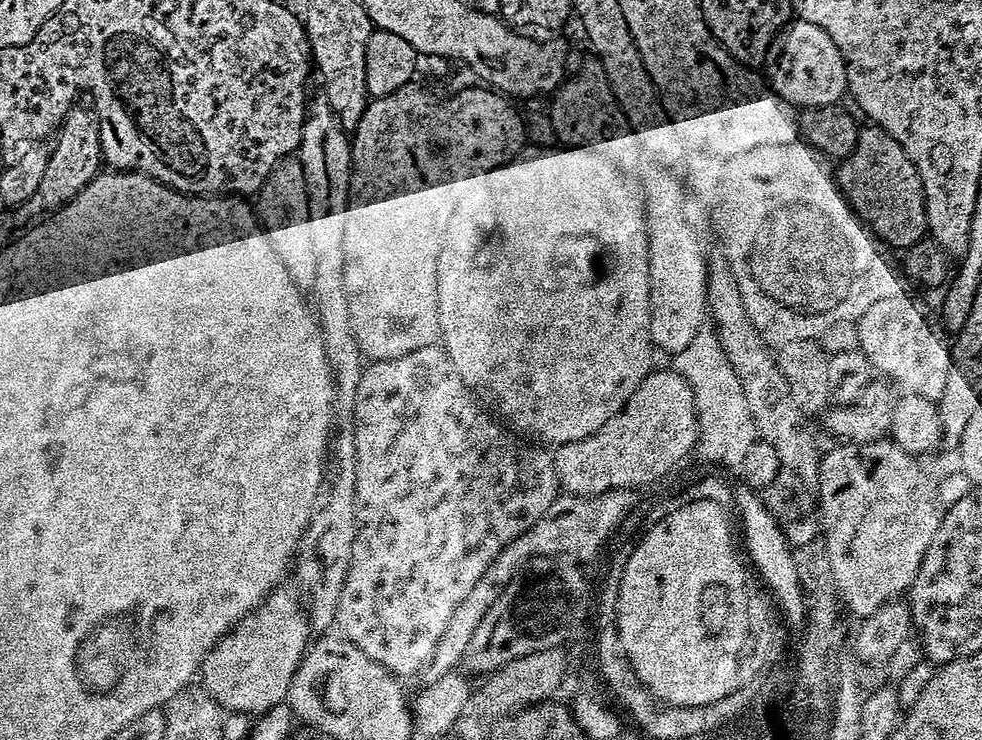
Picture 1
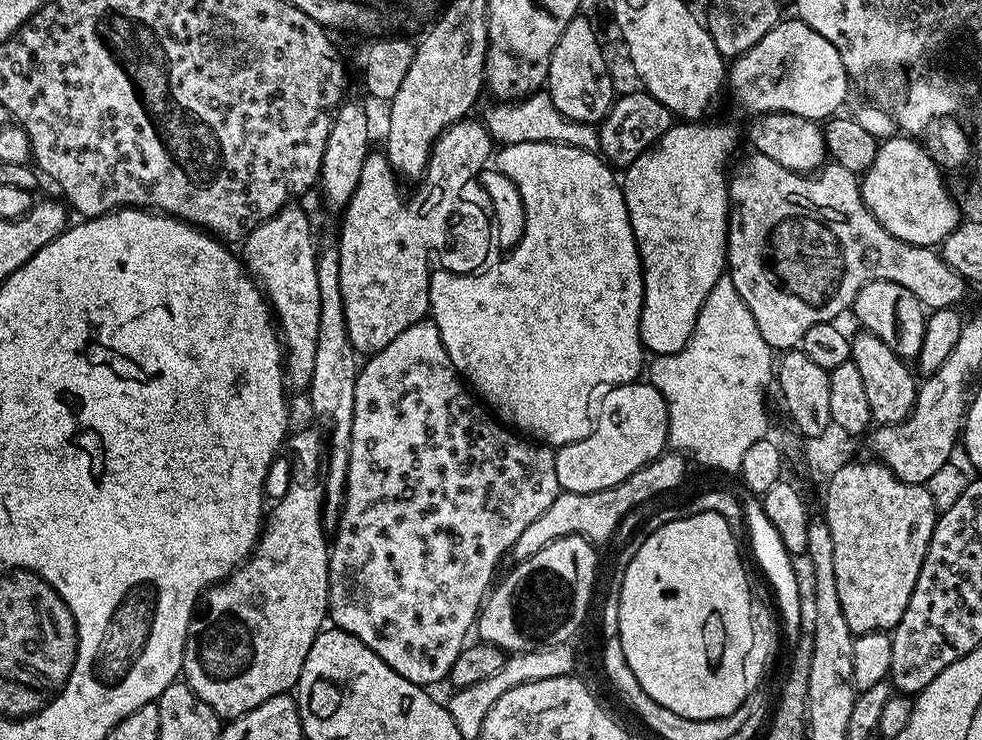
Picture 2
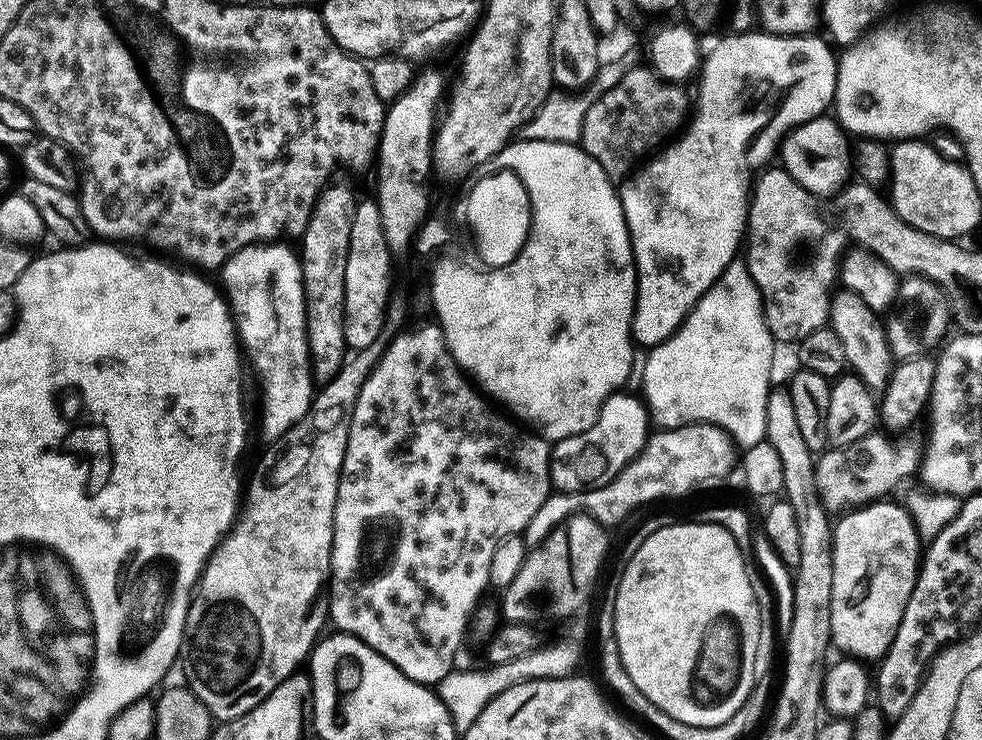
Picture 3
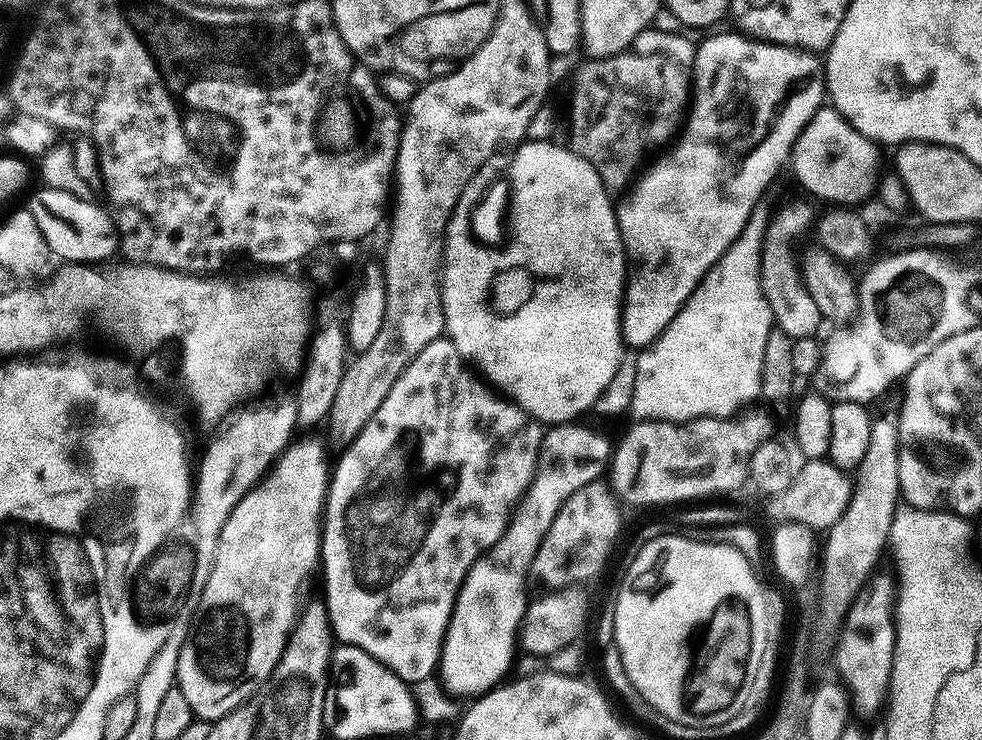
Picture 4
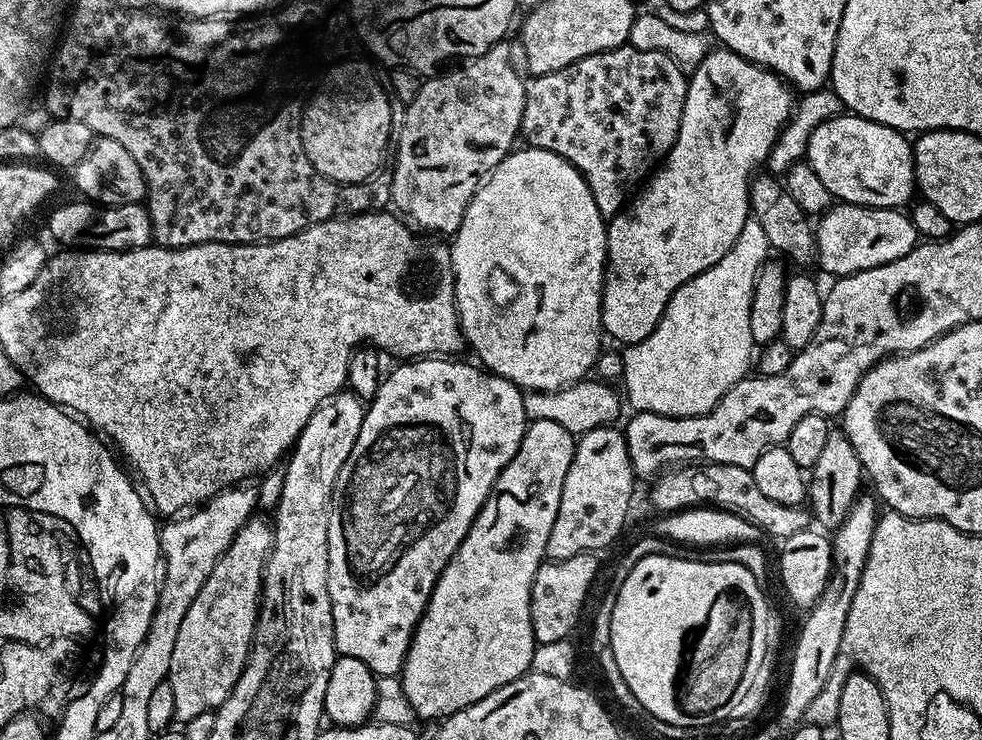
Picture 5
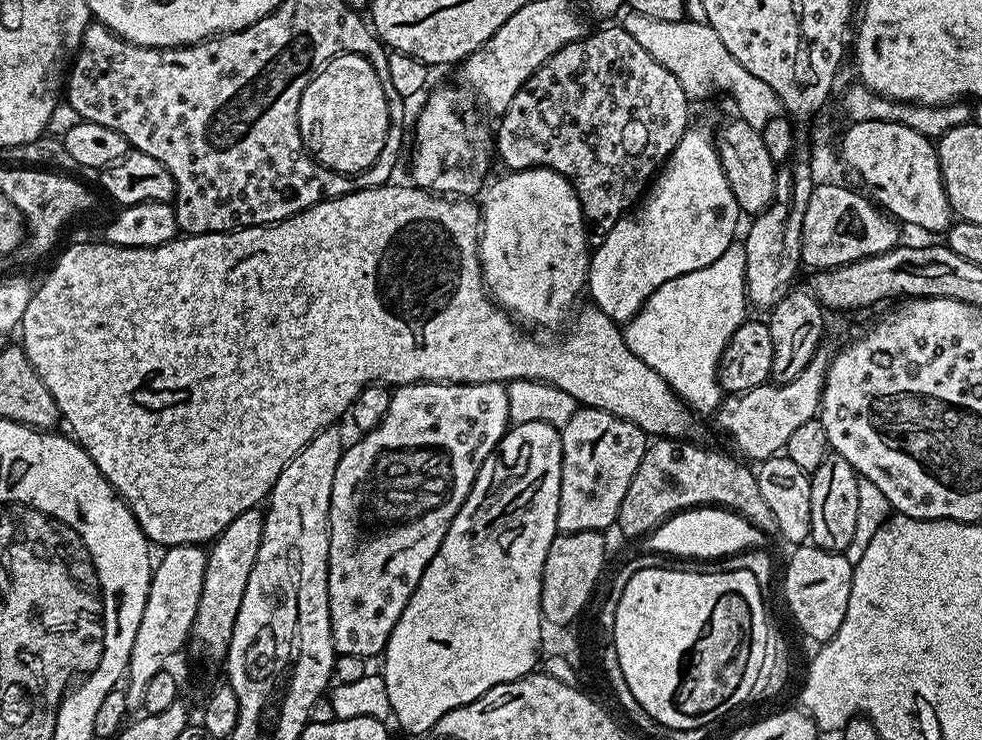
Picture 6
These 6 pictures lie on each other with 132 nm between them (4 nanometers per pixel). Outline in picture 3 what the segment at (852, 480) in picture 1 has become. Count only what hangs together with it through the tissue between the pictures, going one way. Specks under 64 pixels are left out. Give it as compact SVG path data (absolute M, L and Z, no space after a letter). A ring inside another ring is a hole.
M869 502L855 510L849 510L839 517L834 524L834 535L832 537L832 565L834 566L834 578L832 579L832 597L830 598L830 630L832 631L832 644L845 657L856 662L873 660L879 662L884 659L884 655L890 650L894 638L898 634L898 626L902 622L902 614L906 610L906 602L910 602L910 594L916 585L918 575L918 565L922 560L922 538L916 531L916 525L909 516L907 509L899 503L884 504L888 502Z

